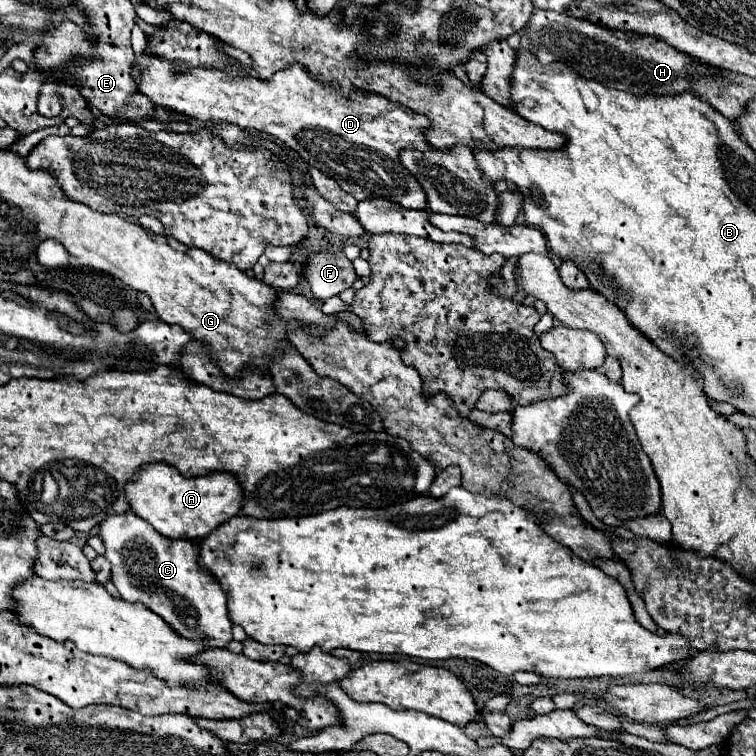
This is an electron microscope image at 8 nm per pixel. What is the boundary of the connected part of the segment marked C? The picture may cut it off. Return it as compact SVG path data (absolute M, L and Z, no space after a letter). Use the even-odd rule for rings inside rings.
M127 512L121 516L119 514L109 516L99 526L99 532L105 544L105 558L111 562L111 580L117 586L123 600L145 604L151 612L161 616L183 638L189 638L195 642L207 640L209 648L227 648L227 644L233 640L231 636L233 624L227 616L227 596L221 590L219 582L215 582L215 578L209 576L209 572L199 566L197 562L199 546L191 544L189 540L169 540L161 536L149 522L135 516L133 512Z

